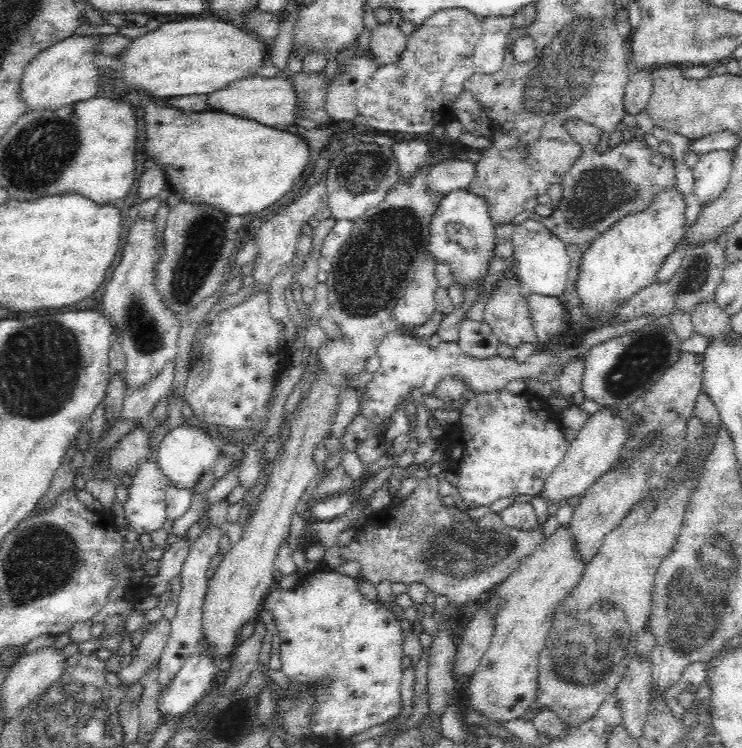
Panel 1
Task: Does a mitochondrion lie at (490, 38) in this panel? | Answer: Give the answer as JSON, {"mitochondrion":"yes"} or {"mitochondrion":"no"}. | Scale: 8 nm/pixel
{"mitochondrion":"no"}

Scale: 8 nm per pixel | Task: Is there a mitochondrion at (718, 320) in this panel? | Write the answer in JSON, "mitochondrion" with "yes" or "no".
{"mitochondrion":"no"}

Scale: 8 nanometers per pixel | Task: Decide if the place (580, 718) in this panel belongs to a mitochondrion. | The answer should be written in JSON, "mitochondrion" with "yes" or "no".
{"mitochondrion":"no"}

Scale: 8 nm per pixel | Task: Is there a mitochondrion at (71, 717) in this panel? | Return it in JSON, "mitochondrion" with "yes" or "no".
{"mitochondrion":"yes"}

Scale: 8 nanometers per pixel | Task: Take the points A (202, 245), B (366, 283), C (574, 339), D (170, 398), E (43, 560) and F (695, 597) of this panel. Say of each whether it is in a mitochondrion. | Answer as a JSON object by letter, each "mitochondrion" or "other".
{"A":"mitochondrion","B":"mitochondrion","C":"other","D":"other","E":"mitochondrion","F":"mitochondrion"}

